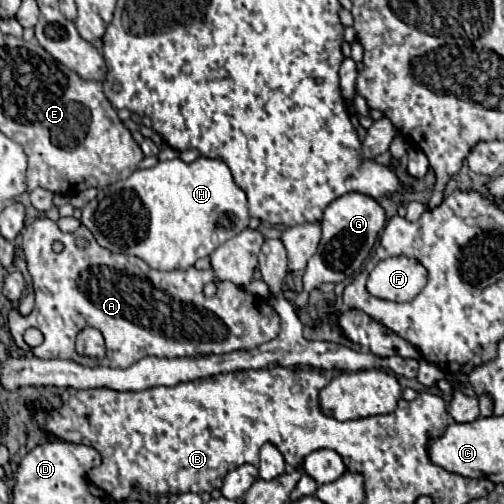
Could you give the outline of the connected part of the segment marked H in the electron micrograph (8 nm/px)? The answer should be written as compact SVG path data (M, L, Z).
M199 156L191 164L183 162L181 158L173 158L159 162L157 166L147 170L135 170L129 178L119 180L105 190L99 190L97 198L83 208L81 224L85 224L95 240L111 252L139 256L155 270L177 270L191 268L199 258L213 254L213 250L221 246L221 242L245 230L249 226L249 212L247 196L235 184L229 166L221 160Z

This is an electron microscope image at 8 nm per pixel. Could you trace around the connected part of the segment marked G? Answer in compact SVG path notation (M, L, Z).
M349 192L337 200L333 200L323 214L321 220L321 244L317 254L309 260L307 270L303 274L305 292L319 288L325 282L345 282L347 278L355 276L367 256L371 254L379 232L385 228L385 208L371 196L361 192Z

